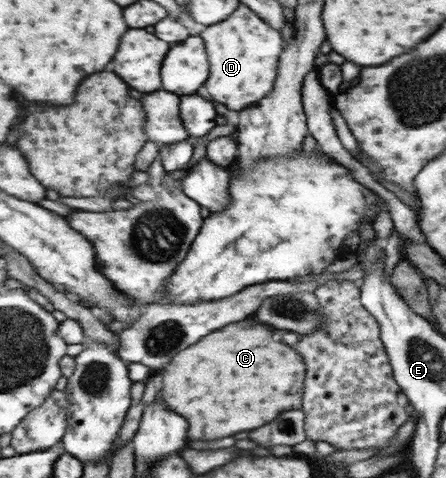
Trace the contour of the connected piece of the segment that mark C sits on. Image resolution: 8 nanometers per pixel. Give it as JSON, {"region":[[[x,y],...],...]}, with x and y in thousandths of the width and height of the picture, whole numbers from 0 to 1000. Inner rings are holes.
{"region":[[[549,667],[540,676],[518,676],[406,734],[392,747],[392,759],[383,755],[374,764],[370,785],[365,839],[379,847],[379,856],[392,856],[392,864],[419,872],[428,889],[428,918],[478,923],[540,902],[581,897],[608,885],[635,860],[677,858],[688,762],[677,741],[657,726],[612,713],[612,688],[603,680],[576,667]]]}

